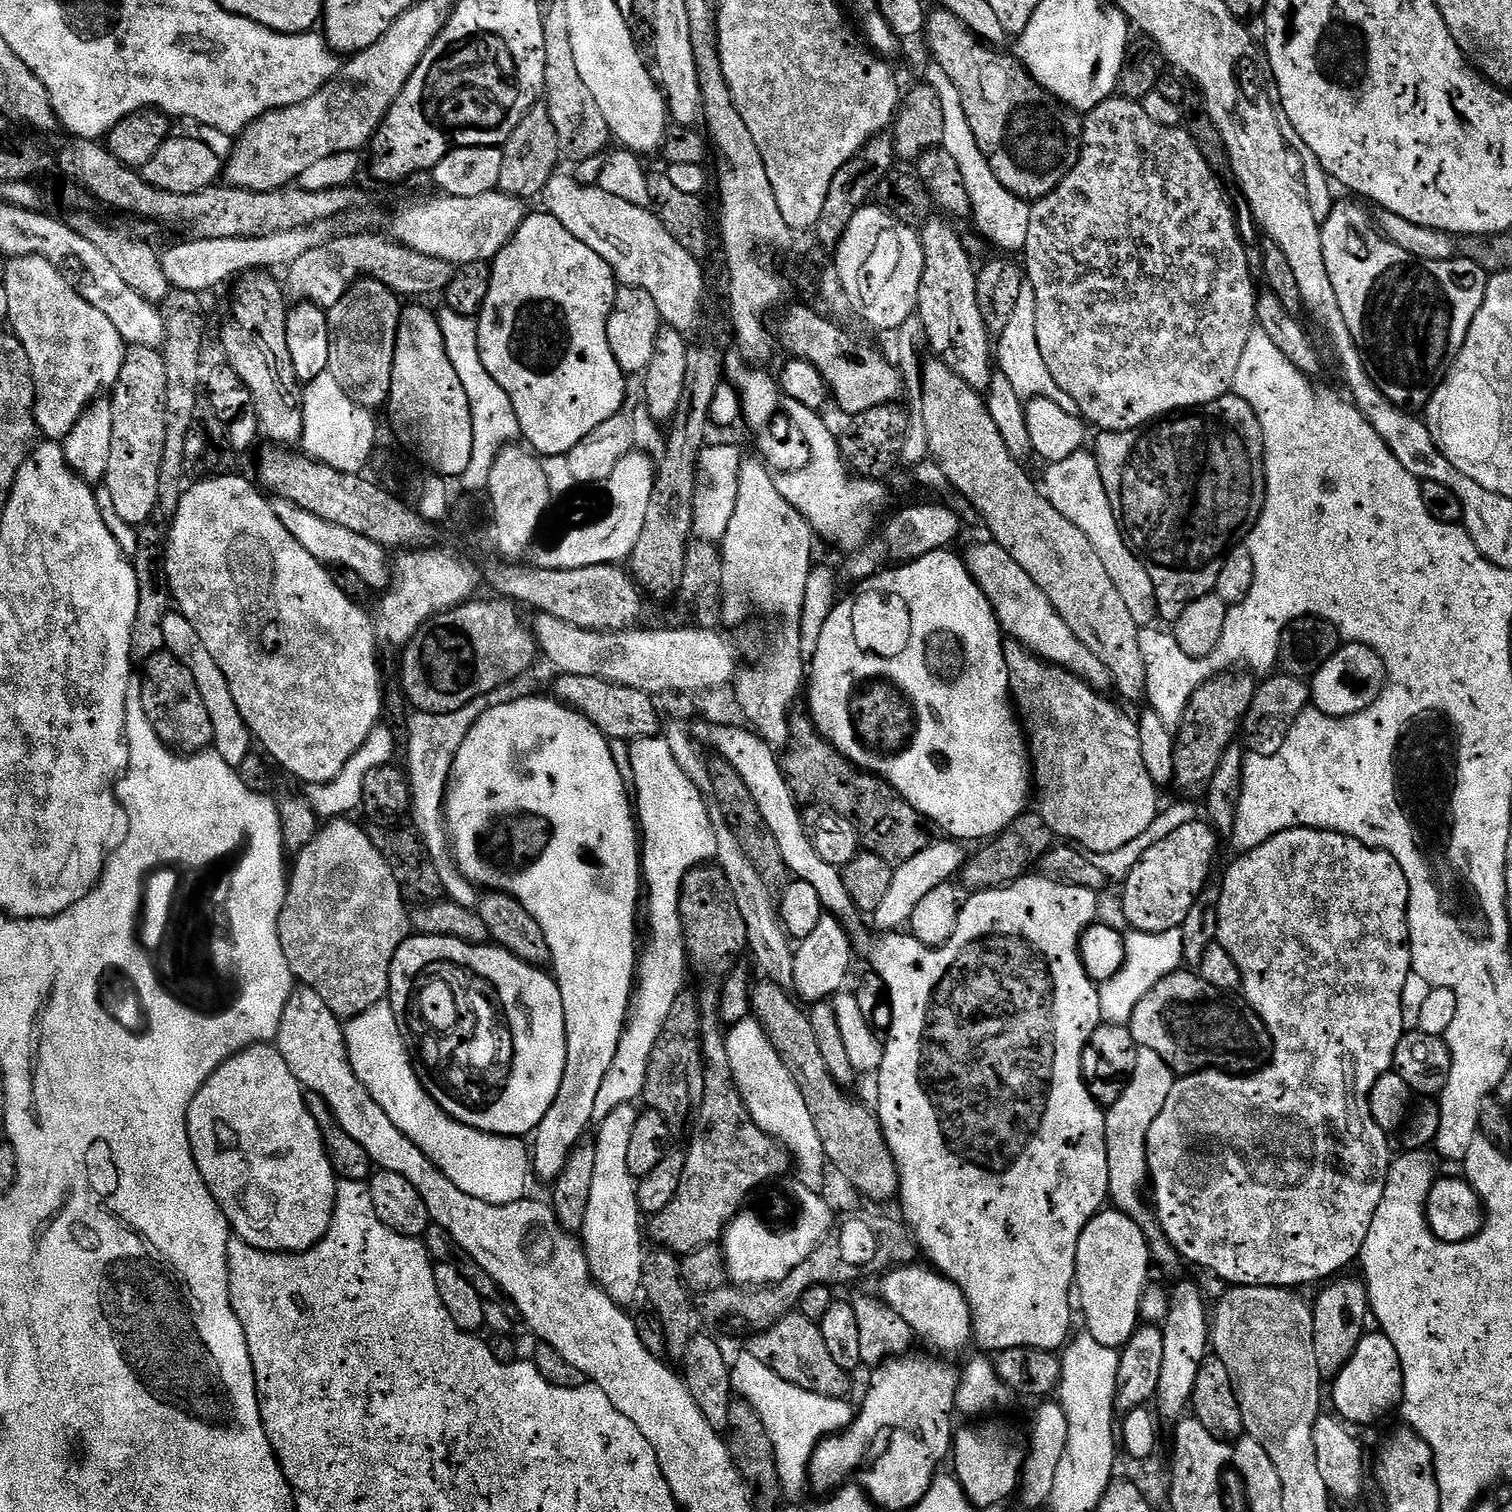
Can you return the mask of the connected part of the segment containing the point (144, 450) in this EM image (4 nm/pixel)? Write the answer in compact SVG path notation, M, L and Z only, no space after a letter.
M129 347L125 351L122 370L110 392L110 403L114 410L114 434L110 437L110 466L102 484L110 490L119 517L134 526L143 526L158 512L158 474L166 445L166 362L160 350Z

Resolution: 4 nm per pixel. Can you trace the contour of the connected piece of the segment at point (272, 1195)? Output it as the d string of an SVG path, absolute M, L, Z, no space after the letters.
M271 1043L254 1044L250 1048L231 1056L225 1064L214 1070L212 1077L202 1085L198 1094L188 1107L188 1137L192 1147L192 1157L198 1166L198 1174L206 1182L214 1202L222 1210L222 1214L228 1220L229 1229L239 1239L245 1240L250 1246L254 1246L263 1252L308 1252L320 1243L321 1238L330 1230L332 1215L336 1209L336 1186L338 1177L330 1166L330 1158L324 1149L324 1136L320 1132L318 1122L310 1114L310 1110L304 1101L305 1089L301 1088L296 1075L286 1066L286 1058Z

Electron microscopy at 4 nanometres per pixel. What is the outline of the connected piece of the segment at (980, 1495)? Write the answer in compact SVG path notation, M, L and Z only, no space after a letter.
M988 1424L985 1428L964 1428L955 1433L950 1464L956 1467L954 1475L960 1481L968 1501L976 1509L984 1510L1017 1495L1025 1455L1025 1445L1020 1445L1019 1438L1010 1429L1000 1424Z

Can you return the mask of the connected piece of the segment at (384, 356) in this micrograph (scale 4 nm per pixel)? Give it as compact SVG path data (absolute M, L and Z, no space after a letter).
M361 278L334 307L327 309L330 362L328 373L358 406L383 409L392 392L394 346L402 311L401 297L385 284Z

